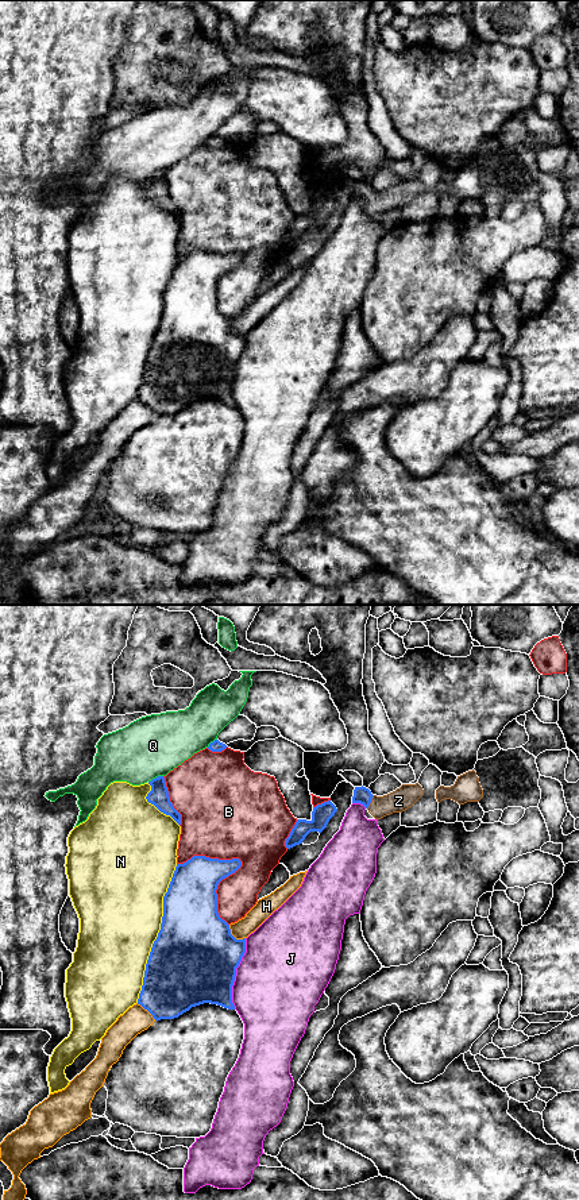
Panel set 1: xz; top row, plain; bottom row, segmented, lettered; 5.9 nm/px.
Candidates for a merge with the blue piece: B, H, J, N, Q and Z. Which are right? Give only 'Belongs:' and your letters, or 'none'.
Belongs: Z

